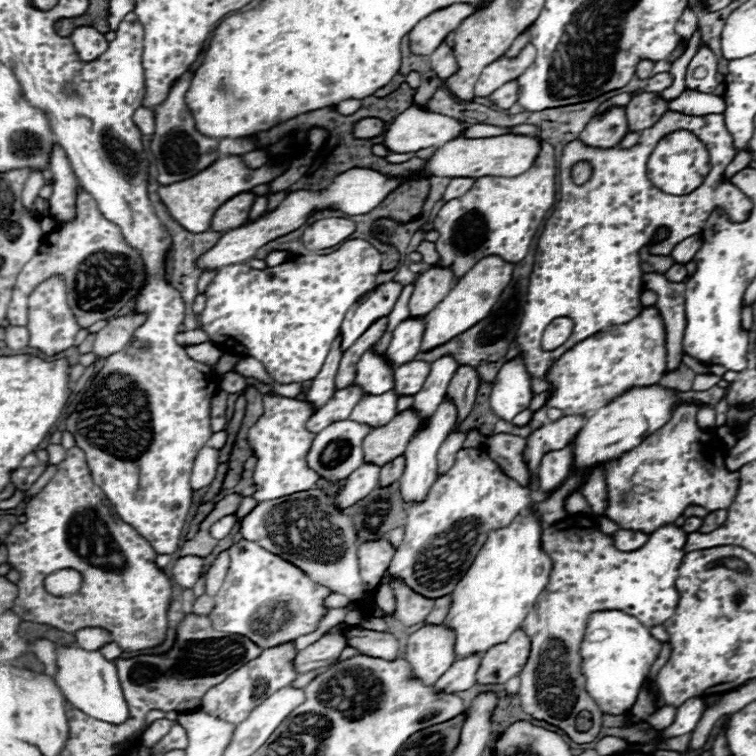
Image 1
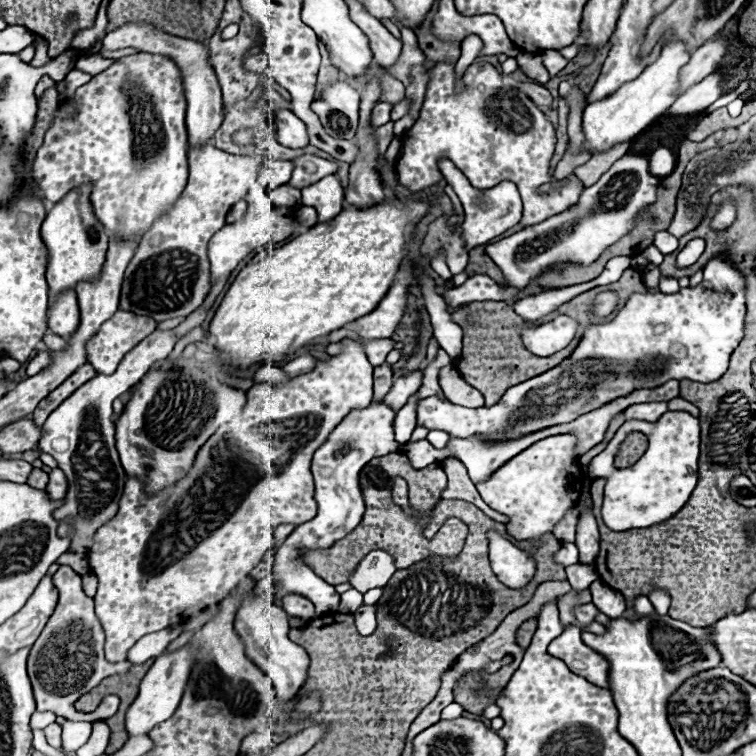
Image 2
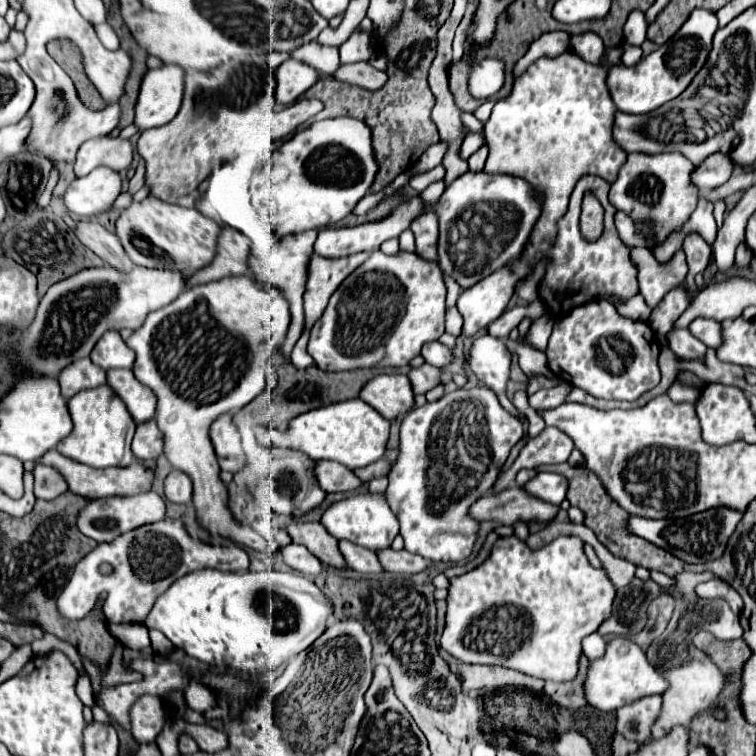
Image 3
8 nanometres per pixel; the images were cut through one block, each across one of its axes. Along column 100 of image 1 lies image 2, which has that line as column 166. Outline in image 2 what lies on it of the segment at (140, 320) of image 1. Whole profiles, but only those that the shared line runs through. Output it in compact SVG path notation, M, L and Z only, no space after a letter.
M156 330L124 356L114 374L98 374L90 382L80 386L50 414L50 418L42 426L38 448L54 456L58 468L66 474L68 480L66 500L58 510L54 510L54 518L60 520L60 534L72 538L72 552L84 554L94 544L94 534L98 532L98 528L114 518L128 478L124 468L120 466L114 446L112 402L120 394L128 392L138 382L138 378L142 378L150 370L154 362L166 360L176 342L178 336L174 334L174 330Z

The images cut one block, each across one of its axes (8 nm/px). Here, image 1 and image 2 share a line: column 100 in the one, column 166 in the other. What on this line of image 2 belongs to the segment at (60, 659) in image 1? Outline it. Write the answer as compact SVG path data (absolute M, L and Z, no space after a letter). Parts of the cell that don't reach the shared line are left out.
M182 646L180 650L162 654L154 660L148 674L140 682L140 692L138 692L136 700L132 702L132 706L126 712L126 732L130 736L140 736L140 734L148 736L148 732L154 726L158 726L160 722L168 720L174 714L174 710L178 708L178 702L182 698L182 692L184 692L192 666L194 666L194 648L192 646Z

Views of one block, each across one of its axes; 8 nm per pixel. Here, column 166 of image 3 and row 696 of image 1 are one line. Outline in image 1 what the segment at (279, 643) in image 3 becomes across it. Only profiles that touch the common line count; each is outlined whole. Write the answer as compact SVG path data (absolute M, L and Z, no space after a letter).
M600 610L590 614L580 646L586 692L590 698L594 698L604 714L626 714L636 704L644 680L650 678L650 668L658 658L658 652L660 642L638 618L620 610Z

